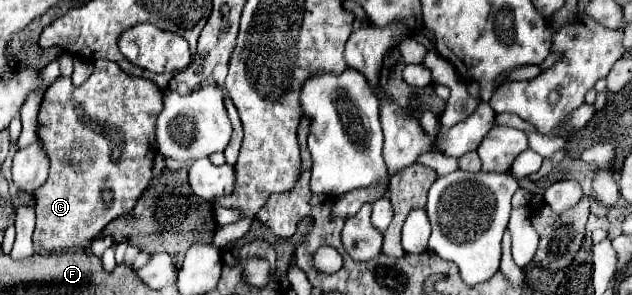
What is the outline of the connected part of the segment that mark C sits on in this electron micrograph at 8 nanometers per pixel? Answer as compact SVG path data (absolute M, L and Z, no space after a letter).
M95 60L93 74L83 86L73 86L71 78L59 76L45 92L37 136L49 158L49 178L35 190L37 202L37 228L35 228L35 246L49 250L59 250L65 246L87 244L115 218L125 216L133 210L137 198L143 194L151 180L153 158L157 156L155 142L155 122L163 110L165 90L157 84L127 76L111 60Z

